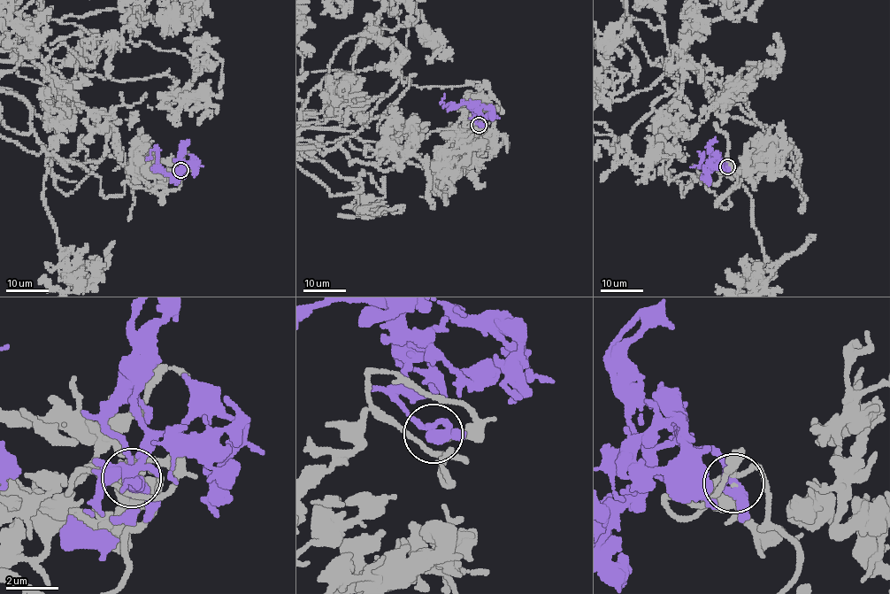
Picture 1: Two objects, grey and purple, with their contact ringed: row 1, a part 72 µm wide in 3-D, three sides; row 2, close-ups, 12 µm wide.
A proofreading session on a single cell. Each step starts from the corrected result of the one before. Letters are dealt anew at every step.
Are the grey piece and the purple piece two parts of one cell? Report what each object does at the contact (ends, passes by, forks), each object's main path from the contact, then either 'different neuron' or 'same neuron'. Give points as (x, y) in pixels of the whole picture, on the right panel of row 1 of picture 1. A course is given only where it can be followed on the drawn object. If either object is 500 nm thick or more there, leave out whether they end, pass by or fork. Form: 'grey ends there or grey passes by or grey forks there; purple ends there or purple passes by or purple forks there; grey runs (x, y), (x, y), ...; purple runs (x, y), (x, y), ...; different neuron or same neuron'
grey forks there; purple passes by; grey runs (727, 167), (738, 185), (725, 209), (705, 185), (723, 173), (728, 137), (699, 107), (677, 50), (652, 30); purple runs (727, 167), (713, 155), (712, 165), (704, 178), (701, 156), (702, 162), (689, 167); same neuron

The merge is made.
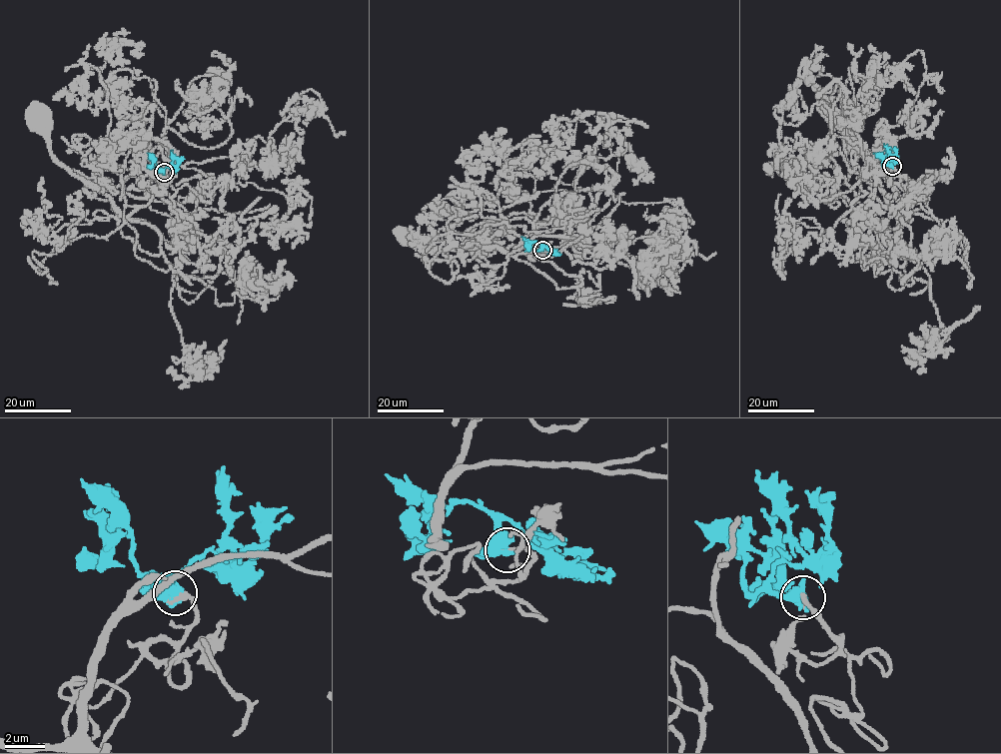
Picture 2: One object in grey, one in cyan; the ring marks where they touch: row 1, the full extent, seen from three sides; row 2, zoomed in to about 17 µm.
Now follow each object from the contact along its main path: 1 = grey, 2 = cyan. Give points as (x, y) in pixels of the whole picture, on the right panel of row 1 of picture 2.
1: (892, 166), (903, 201), (930, 211), (945, 231), (937, 220), (902, 217), (889, 208), (871, 161), (851, 146)
2: (892, 166), (886, 162), (897, 156), (894, 147)

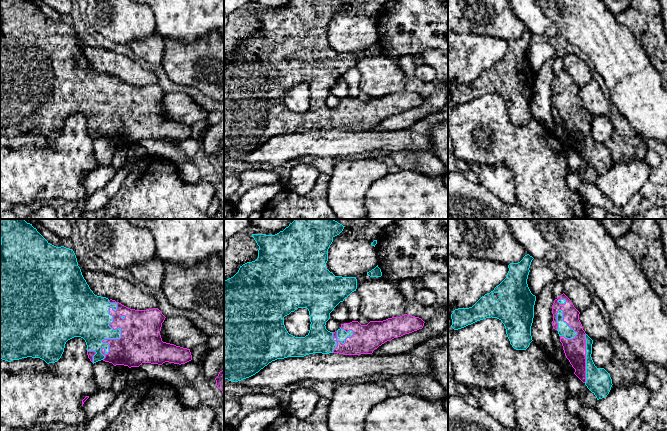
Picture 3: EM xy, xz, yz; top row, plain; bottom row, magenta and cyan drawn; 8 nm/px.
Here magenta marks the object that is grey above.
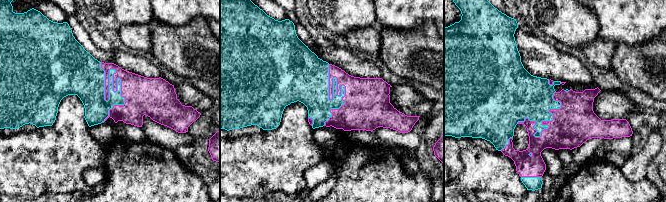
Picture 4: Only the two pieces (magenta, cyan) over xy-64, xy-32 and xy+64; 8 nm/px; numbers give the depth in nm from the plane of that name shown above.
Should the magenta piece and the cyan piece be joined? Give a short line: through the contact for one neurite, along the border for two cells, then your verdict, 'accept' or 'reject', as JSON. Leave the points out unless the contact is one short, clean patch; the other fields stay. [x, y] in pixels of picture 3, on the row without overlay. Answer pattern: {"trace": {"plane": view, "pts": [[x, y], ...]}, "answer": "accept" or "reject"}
{"answer": "accept"}

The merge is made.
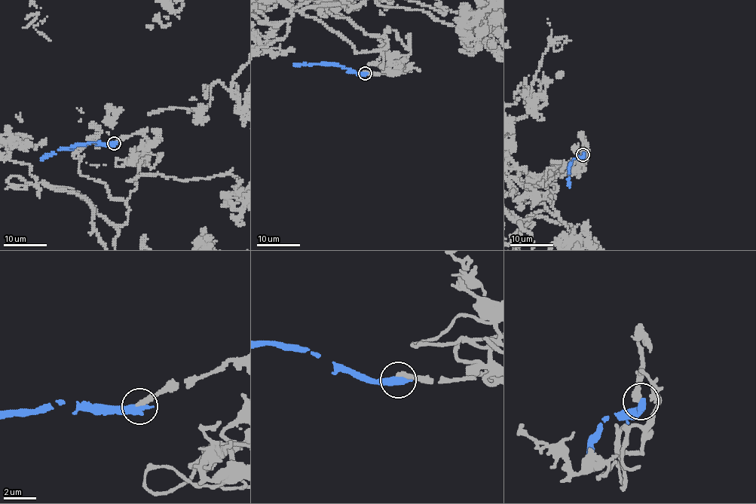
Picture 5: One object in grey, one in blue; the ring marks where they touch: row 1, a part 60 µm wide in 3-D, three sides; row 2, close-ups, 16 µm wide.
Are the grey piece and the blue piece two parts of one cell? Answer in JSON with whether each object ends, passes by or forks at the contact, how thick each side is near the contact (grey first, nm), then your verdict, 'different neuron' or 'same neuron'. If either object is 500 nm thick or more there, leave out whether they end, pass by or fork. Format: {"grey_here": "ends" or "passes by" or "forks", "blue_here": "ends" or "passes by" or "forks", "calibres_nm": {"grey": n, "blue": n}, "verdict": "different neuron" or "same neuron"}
{"calibres_nm": {"grey": 360, "blue": 500}, "verdict": "different neuron"}

